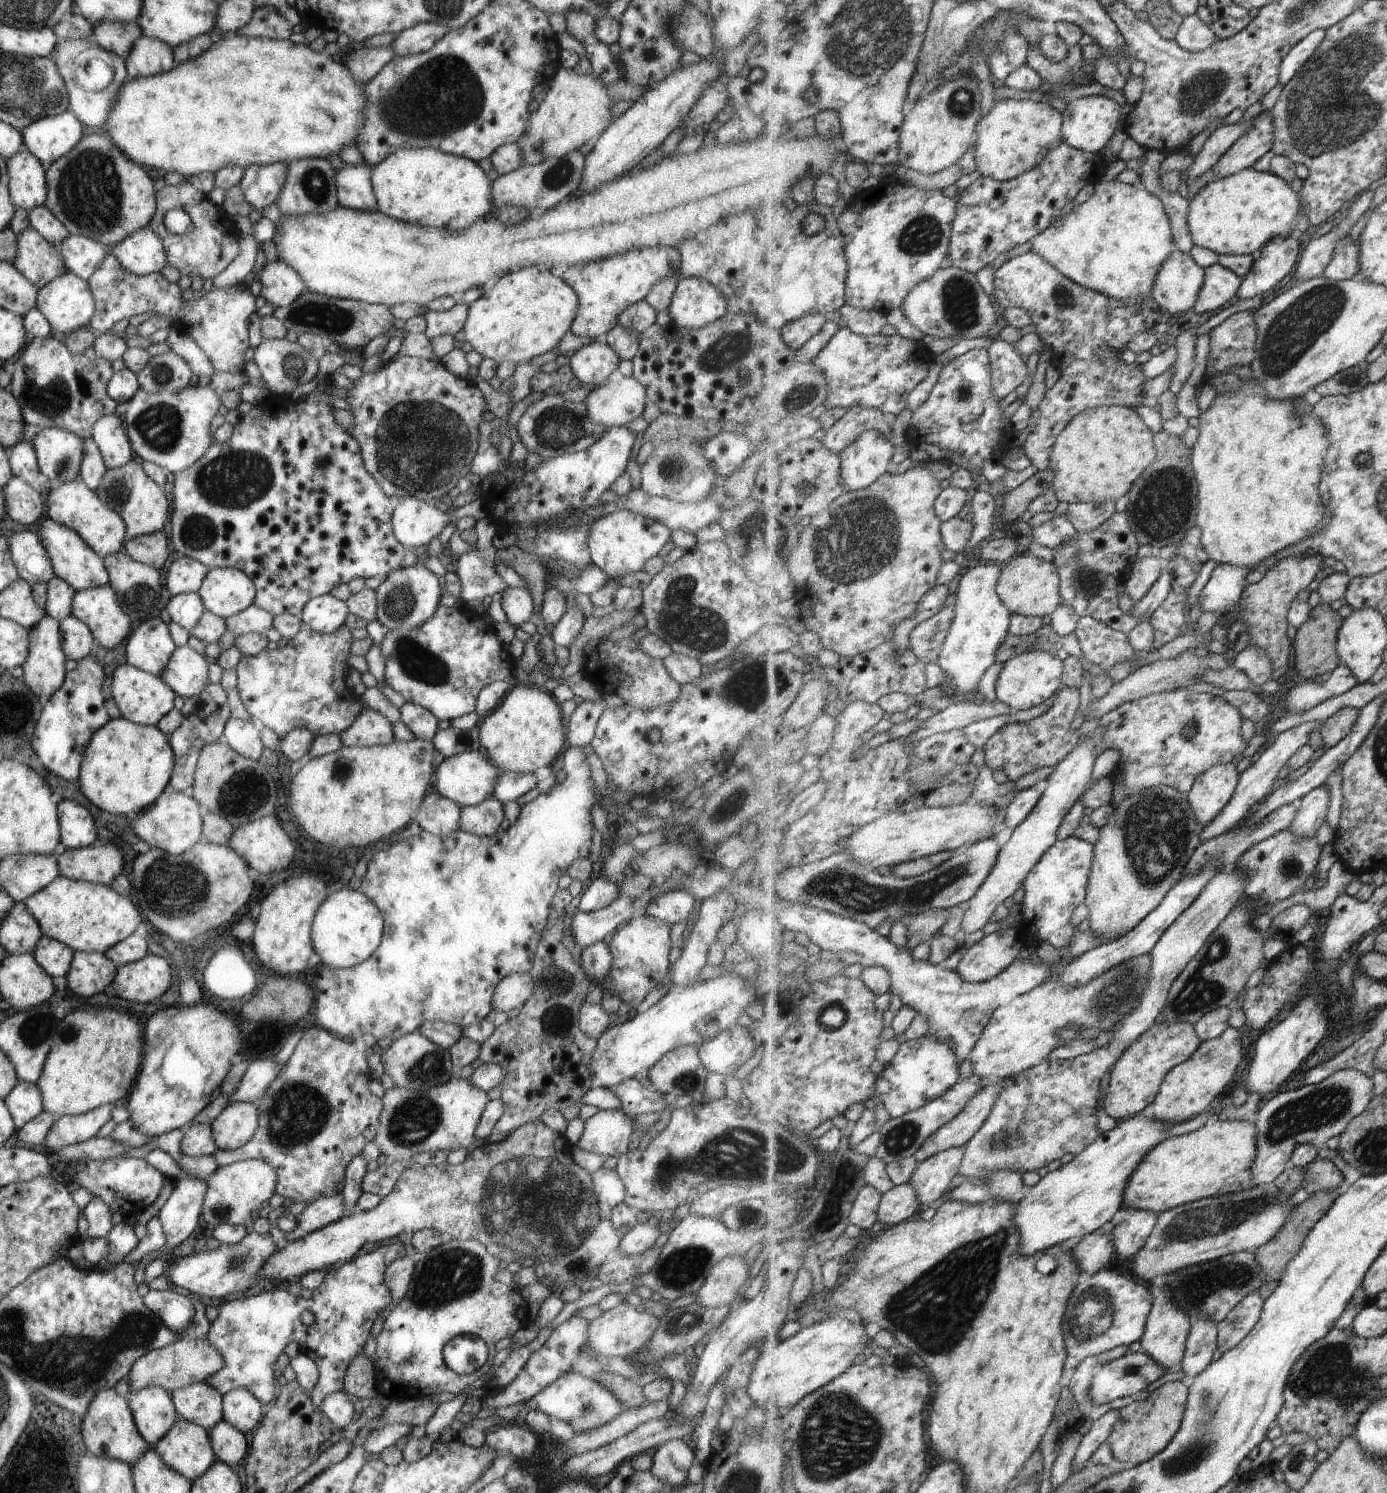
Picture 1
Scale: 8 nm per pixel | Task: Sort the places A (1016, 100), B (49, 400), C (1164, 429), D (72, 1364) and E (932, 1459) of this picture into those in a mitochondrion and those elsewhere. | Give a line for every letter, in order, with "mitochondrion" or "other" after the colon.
A: other
B: mitochondrion
C: other
D: mitochondrion
E: other

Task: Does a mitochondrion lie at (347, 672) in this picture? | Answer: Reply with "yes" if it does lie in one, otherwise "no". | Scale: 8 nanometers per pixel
no

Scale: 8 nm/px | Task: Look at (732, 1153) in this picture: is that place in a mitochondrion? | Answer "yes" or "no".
yes

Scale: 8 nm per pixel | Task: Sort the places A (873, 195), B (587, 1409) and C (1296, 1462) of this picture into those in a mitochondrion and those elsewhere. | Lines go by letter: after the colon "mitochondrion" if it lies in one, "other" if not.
A: other
B: mitochondrion
C: mitochondrion

